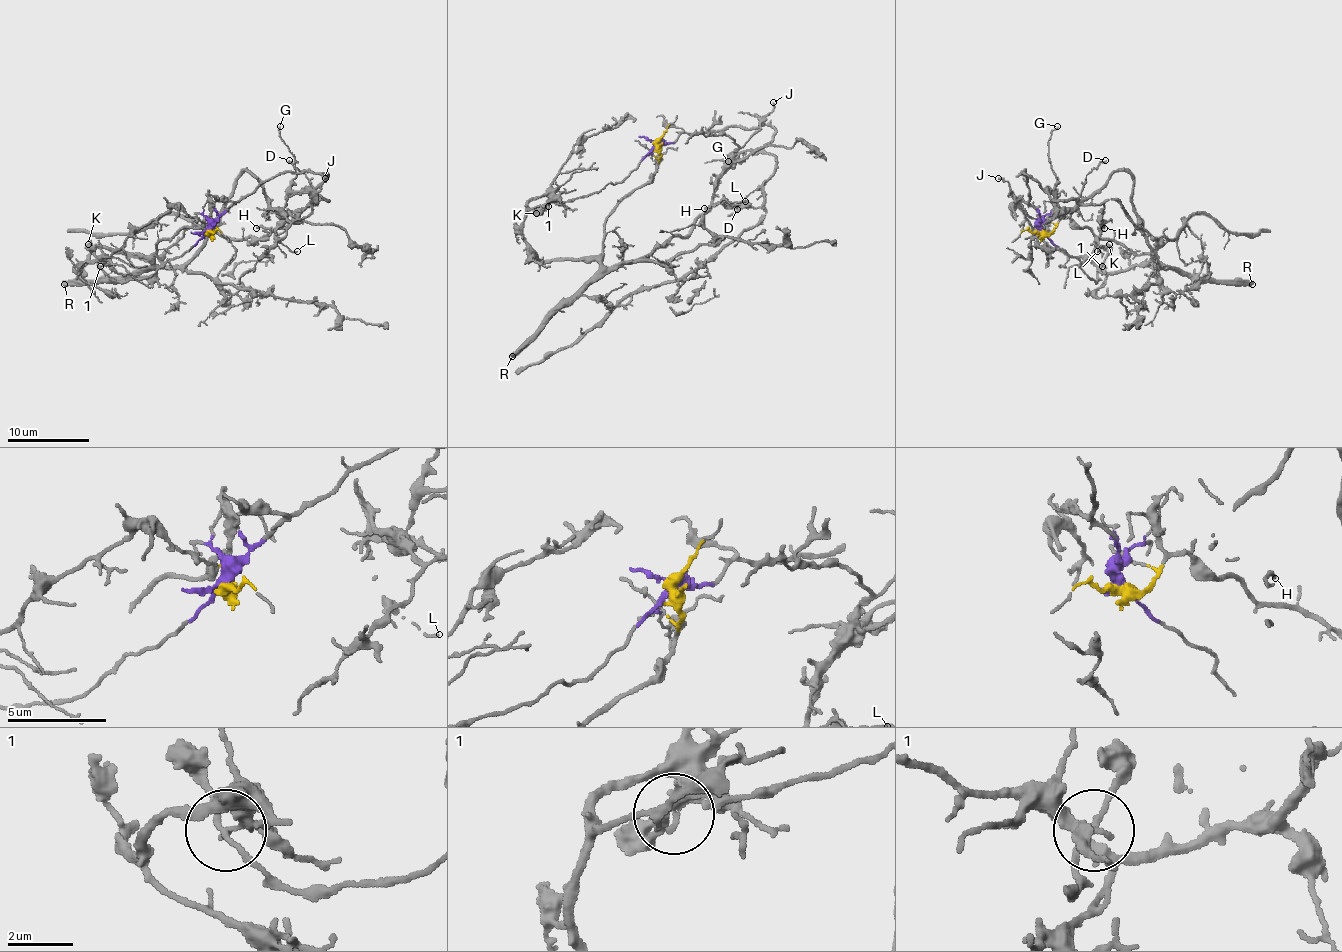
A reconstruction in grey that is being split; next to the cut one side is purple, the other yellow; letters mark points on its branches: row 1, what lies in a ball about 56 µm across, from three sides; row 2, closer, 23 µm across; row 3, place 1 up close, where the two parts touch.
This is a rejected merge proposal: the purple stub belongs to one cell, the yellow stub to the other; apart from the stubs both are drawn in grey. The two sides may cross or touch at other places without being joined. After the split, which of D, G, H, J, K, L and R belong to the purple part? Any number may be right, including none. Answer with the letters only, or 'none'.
D, G, H, K, L

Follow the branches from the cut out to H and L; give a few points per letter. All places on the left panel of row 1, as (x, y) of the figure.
H: (209, 231), (282, 172), (323, 172), (315, 190), (327, 201), (272, 229), (256, 227)
L: (209, 231), (233, 203), (282, 172), (321, 172), (327, 178), (315, 190), (327, 201), (276, 231), (296, 252)

